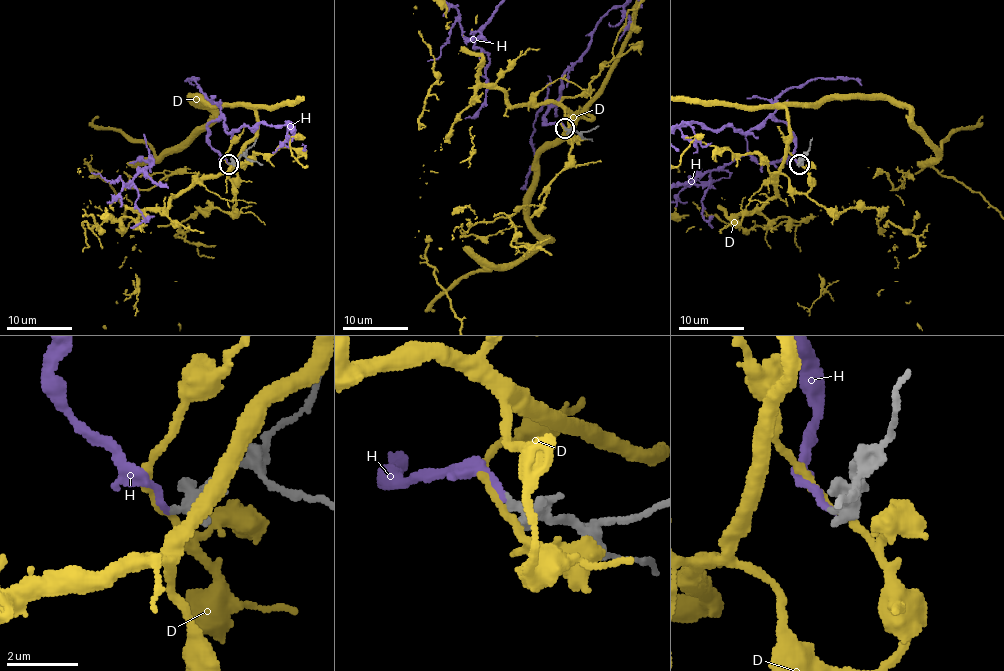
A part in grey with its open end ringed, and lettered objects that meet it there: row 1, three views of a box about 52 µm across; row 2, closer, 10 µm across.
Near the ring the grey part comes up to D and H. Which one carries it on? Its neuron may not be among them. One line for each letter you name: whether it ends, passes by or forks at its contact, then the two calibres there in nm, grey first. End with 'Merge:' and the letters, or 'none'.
H: it ends | 240/190 nm
Merge: H

